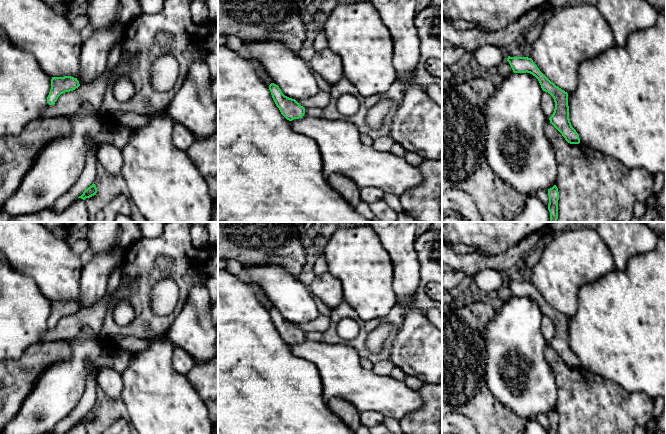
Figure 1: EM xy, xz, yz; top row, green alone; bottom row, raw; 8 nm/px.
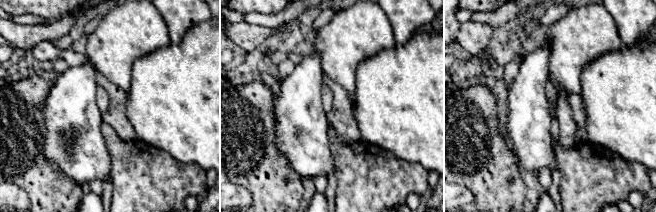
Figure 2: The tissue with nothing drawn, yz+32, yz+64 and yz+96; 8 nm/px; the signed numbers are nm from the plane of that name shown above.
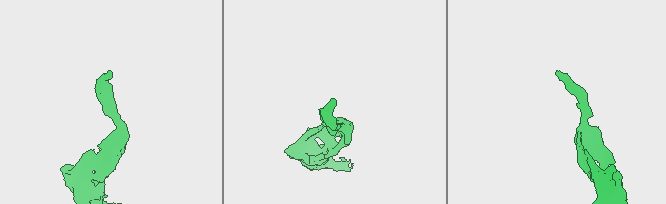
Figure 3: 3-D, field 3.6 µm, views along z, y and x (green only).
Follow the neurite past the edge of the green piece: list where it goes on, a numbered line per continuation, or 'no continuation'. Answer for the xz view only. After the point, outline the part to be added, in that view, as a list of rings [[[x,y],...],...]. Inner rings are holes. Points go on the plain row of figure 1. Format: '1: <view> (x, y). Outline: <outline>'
no continuation

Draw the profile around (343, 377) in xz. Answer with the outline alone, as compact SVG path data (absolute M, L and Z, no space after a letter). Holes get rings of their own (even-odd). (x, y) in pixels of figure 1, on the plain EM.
M304 338L303 341L290 345L290 349L296 357L310 361L318 368L323 385L323 398L326 402L333 398L343 399L359 412L374 411L399 421L423 405L419 392L410 389L404 380L380 376L373 370L363 368L360 364L360 355L350 346L326 344Z

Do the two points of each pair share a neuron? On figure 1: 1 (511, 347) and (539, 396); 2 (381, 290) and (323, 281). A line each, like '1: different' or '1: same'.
1: same
2: different

